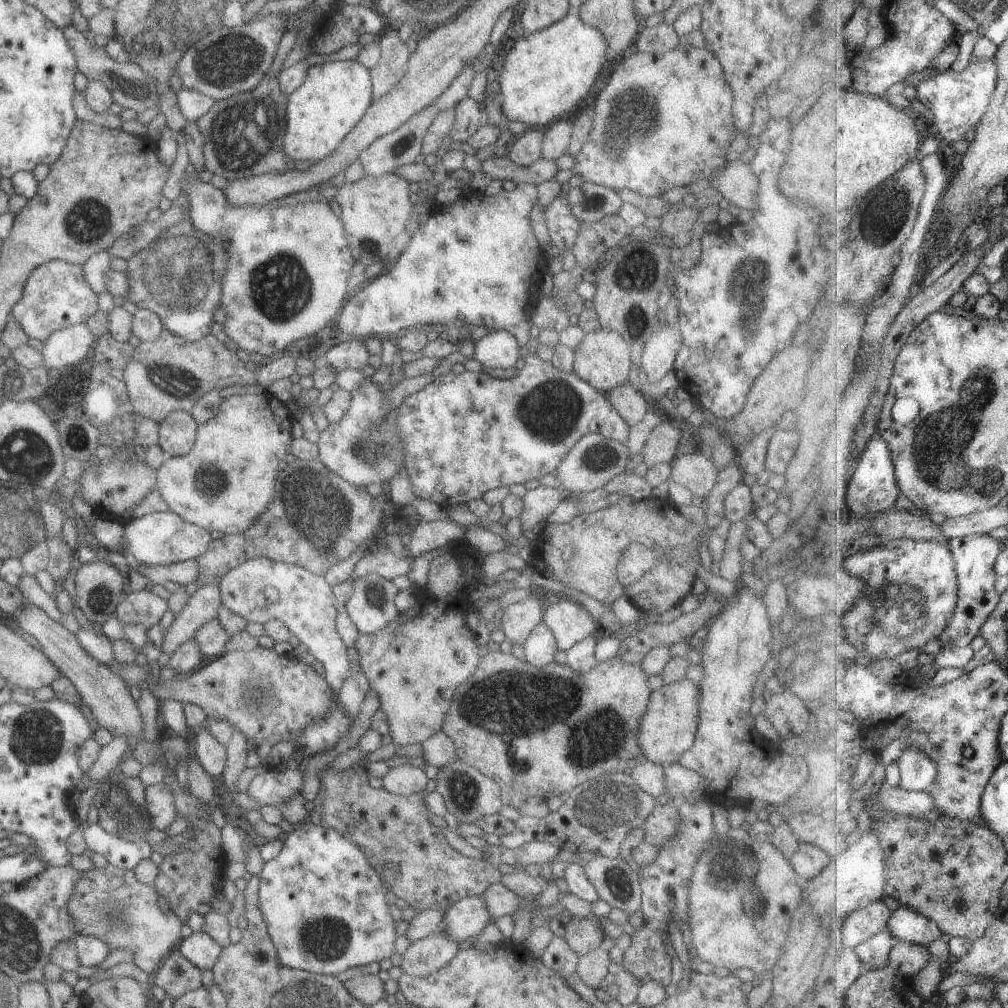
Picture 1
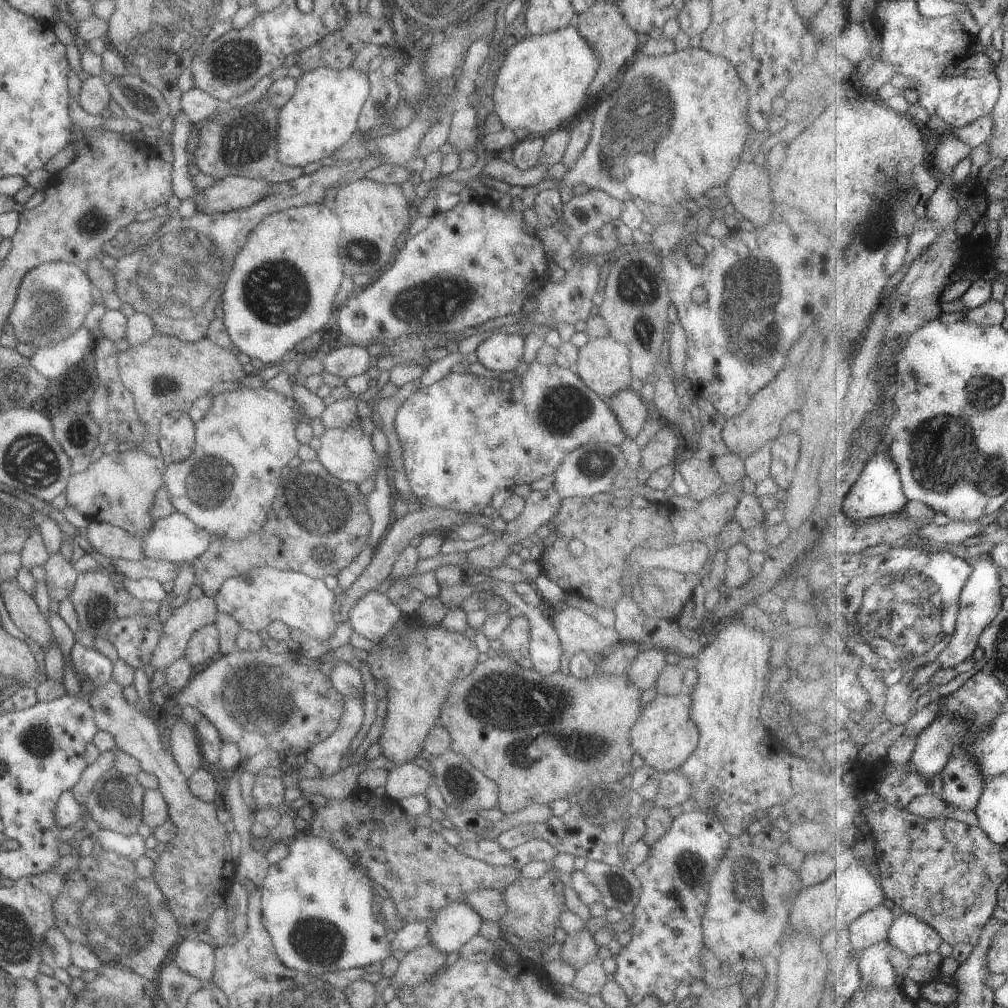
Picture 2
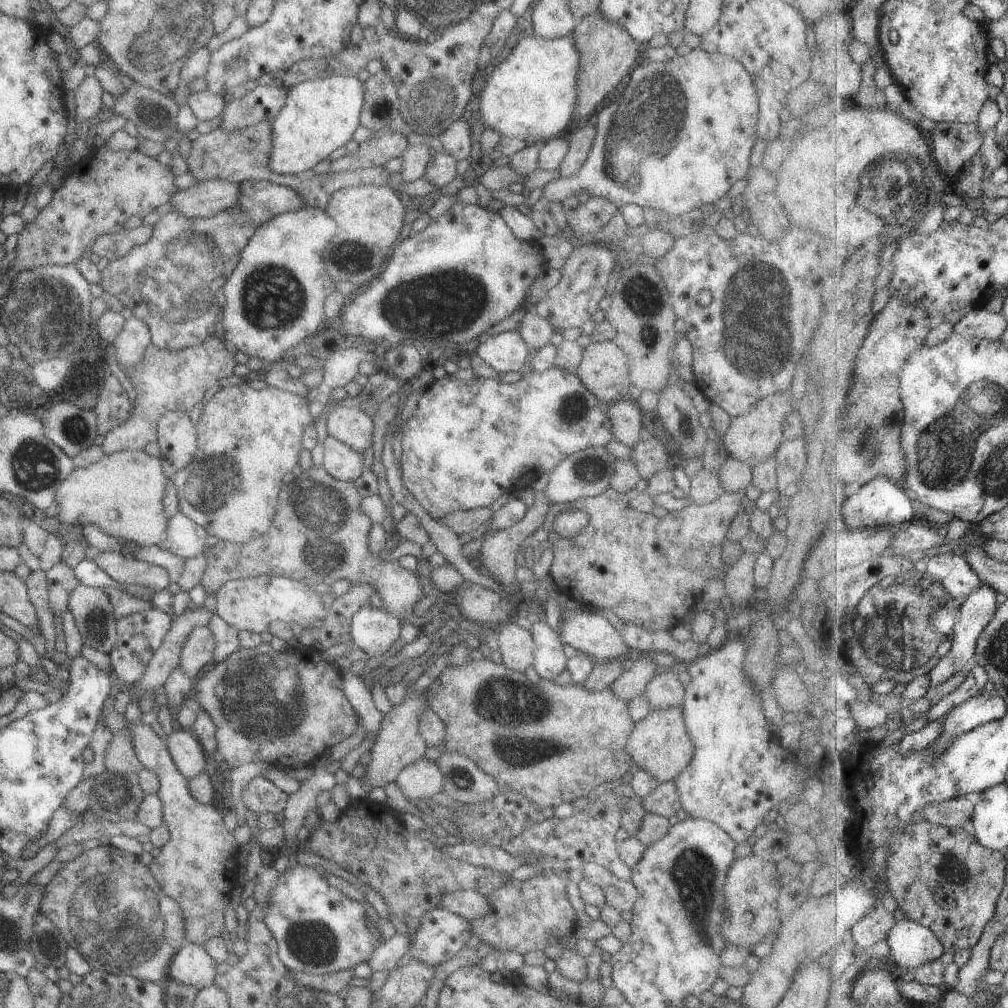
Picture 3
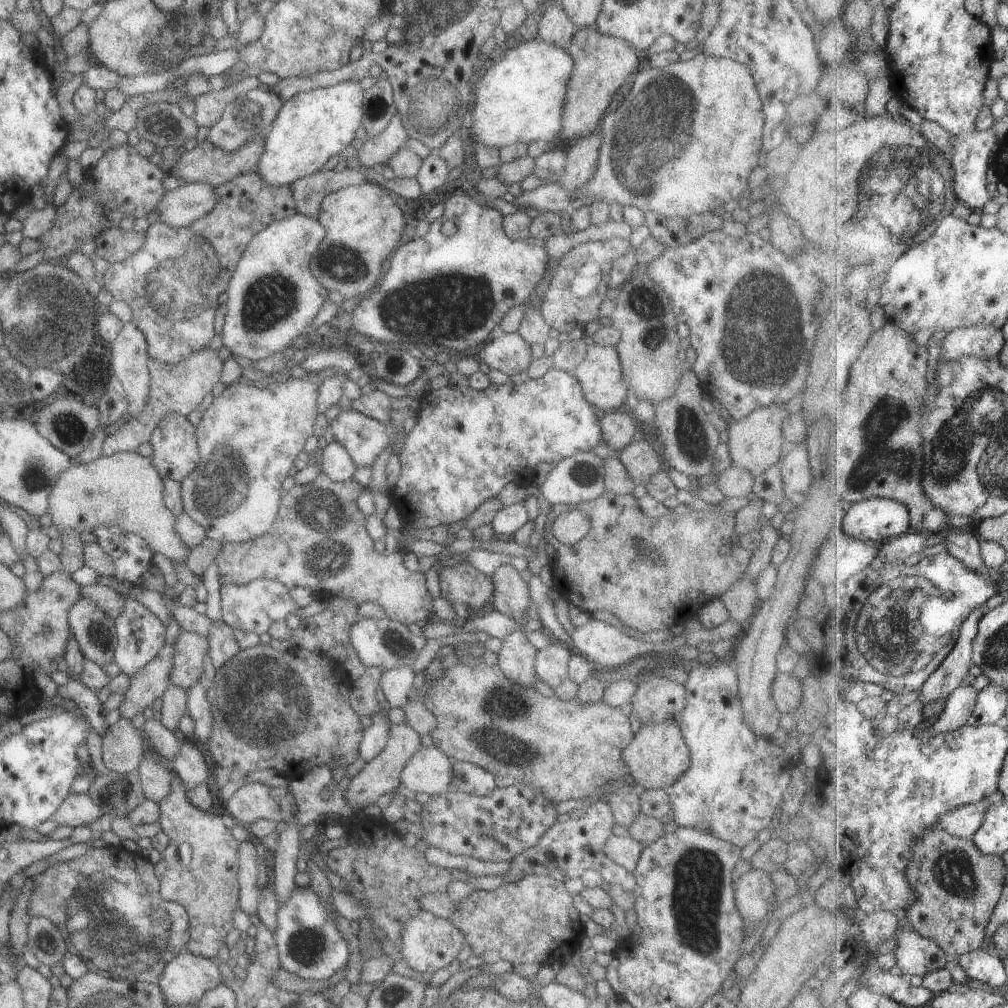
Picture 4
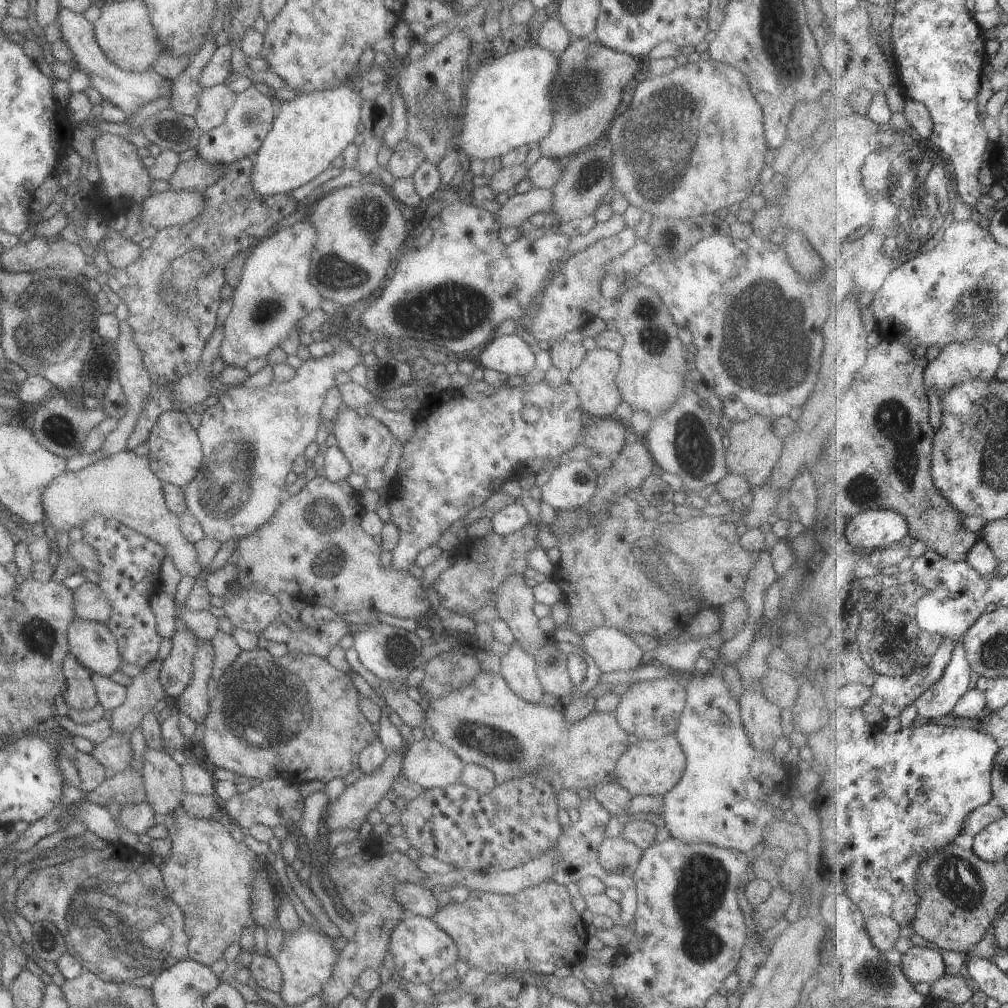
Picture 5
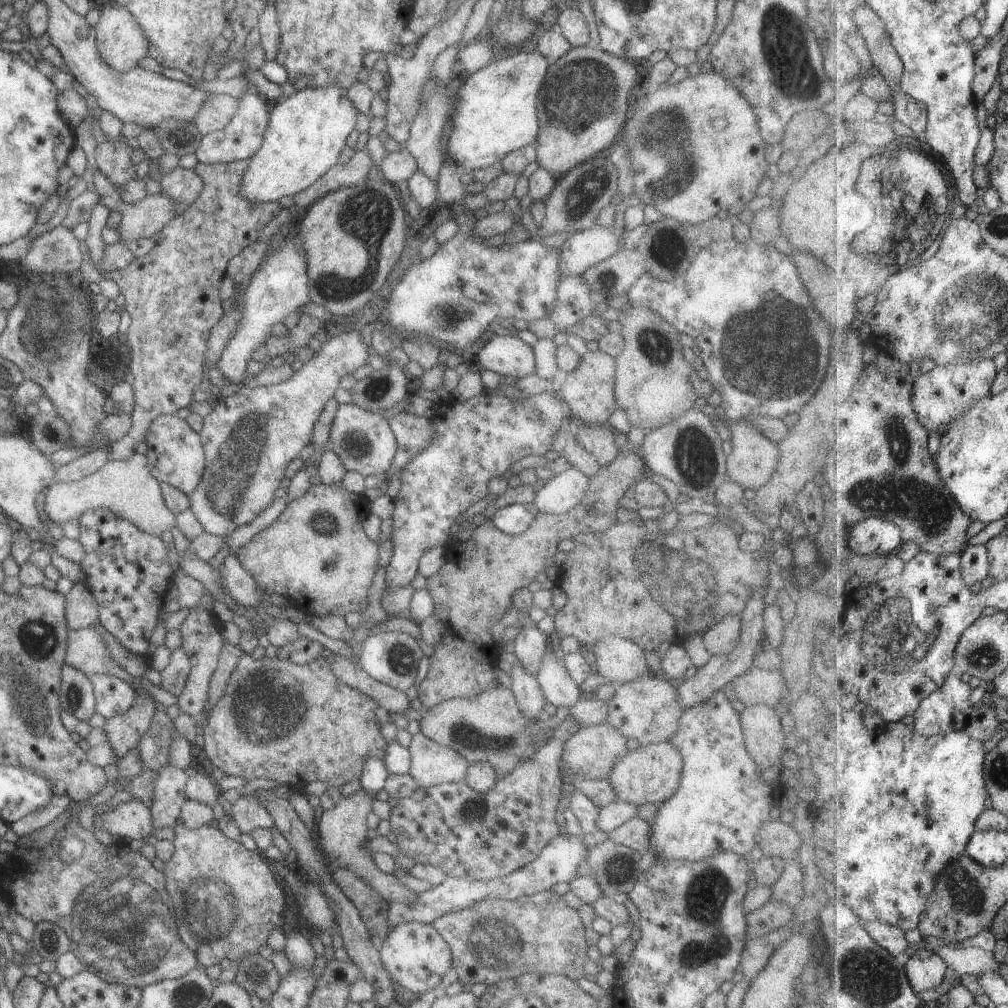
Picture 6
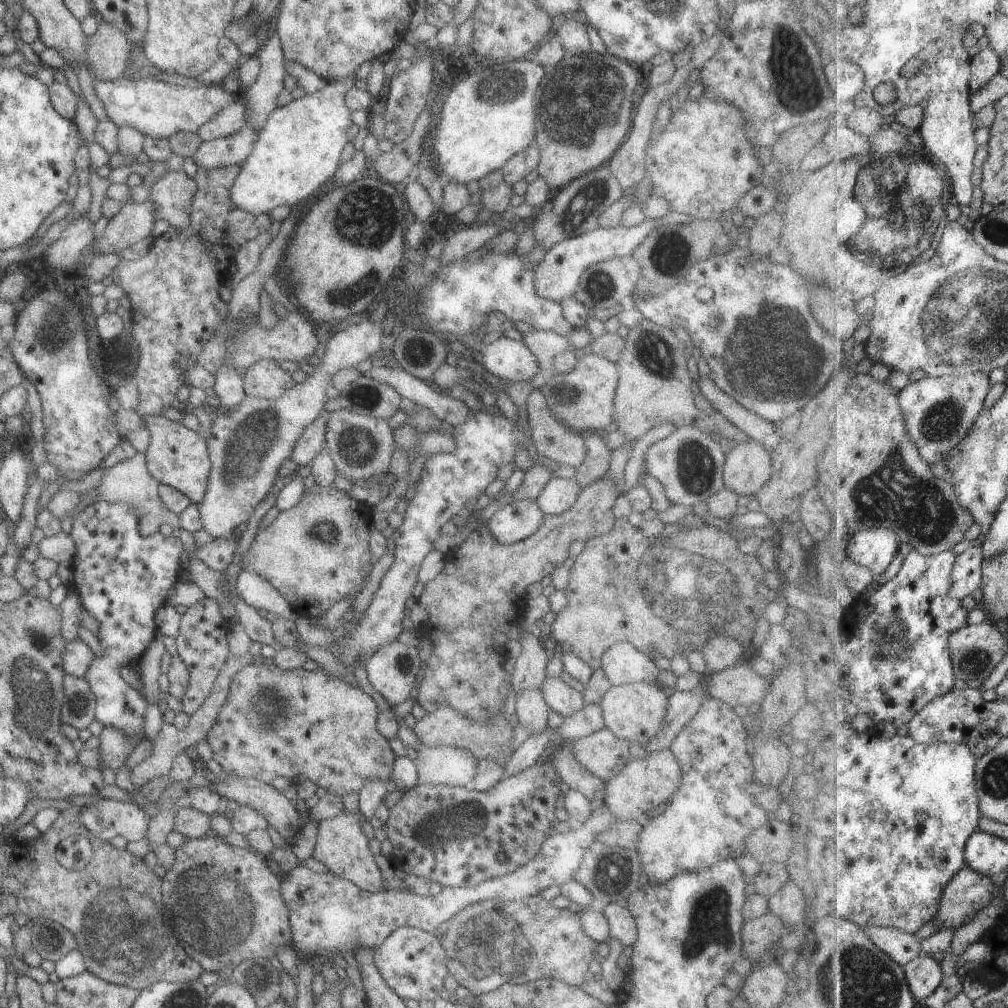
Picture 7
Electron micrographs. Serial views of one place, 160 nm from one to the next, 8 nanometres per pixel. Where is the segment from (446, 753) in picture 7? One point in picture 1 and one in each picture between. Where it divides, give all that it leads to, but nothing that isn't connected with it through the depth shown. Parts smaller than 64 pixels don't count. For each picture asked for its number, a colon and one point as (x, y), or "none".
1: (405, 779)
2: (404, 780)
3: (421, 778)
4: (428, 770)
5: (426, 763)
6: (429, 763)

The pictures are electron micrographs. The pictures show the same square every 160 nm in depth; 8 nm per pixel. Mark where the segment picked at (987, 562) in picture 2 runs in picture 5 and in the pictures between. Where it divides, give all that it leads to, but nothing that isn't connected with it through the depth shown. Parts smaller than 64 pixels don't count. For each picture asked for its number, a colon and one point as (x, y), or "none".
3: (979, 609)
4: (948, 678)
5: (941, 699)

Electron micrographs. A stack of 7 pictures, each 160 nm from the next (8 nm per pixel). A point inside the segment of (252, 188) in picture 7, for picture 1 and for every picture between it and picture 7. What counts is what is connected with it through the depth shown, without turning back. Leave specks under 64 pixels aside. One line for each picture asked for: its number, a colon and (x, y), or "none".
1: (332, 96)
2: (321, 114)
3: (318, 115)
4: (310, 127)
5: (307, 132)
6: (305, 133)

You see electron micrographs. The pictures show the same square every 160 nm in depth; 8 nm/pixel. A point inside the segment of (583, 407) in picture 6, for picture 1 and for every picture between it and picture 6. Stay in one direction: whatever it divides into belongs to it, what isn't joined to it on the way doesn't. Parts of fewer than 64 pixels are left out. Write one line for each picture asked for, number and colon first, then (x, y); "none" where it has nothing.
1: (602, 359)
2: (602, 363)
3: (602, 371)
4: (599, 374)
5: (593, 379)

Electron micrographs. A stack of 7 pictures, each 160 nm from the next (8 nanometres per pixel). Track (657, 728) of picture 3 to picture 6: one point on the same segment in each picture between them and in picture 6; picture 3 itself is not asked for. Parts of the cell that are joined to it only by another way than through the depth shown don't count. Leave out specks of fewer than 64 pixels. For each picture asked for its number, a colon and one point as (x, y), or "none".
4: (656, 756)
5: (651, 767)
6: (649, 774)

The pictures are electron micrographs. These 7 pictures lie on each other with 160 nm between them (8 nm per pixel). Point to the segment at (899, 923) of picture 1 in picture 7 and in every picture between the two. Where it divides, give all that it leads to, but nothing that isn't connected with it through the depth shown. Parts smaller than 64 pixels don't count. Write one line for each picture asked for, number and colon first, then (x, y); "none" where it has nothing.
2: (909, 934)
3: (912, 945)
4: (916, 955)
5: (921, 965)
6: (926, 970)
7: (924, 974)

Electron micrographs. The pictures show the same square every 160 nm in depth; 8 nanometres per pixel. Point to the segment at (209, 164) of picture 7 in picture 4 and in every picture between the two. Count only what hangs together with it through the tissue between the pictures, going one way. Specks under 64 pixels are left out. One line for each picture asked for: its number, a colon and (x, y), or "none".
4: (251, 113)
5: (246, 123)
6: (238, 140)

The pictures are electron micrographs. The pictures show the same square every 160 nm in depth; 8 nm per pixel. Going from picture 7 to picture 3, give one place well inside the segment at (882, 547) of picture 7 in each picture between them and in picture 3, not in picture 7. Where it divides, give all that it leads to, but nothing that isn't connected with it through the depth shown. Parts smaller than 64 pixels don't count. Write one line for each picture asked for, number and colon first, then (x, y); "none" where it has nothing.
3: (882, 502)
4: (877, 519)
5: (873, 529)
6: (874, 535)

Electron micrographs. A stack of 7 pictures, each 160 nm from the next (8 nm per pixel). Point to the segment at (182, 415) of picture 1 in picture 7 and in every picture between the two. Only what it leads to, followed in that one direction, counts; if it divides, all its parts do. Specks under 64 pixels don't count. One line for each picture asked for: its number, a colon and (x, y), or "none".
2: (175, 440)
3: (175, 435)
4: (174, 455)
5: (174, 456)
6: (174, 456)
7: (175, 456)

